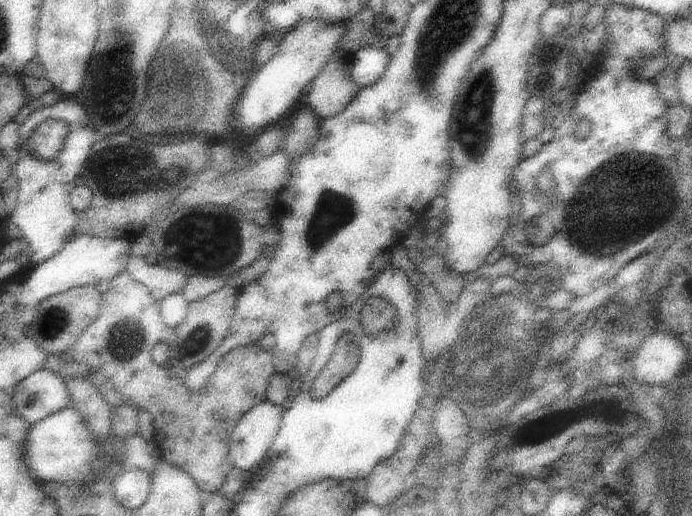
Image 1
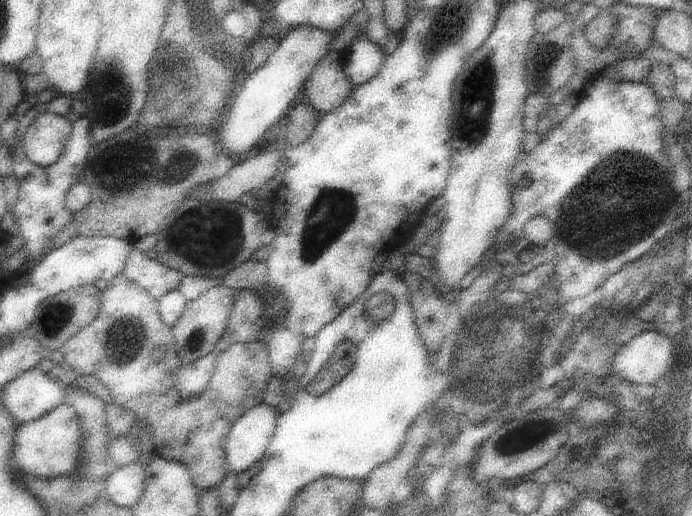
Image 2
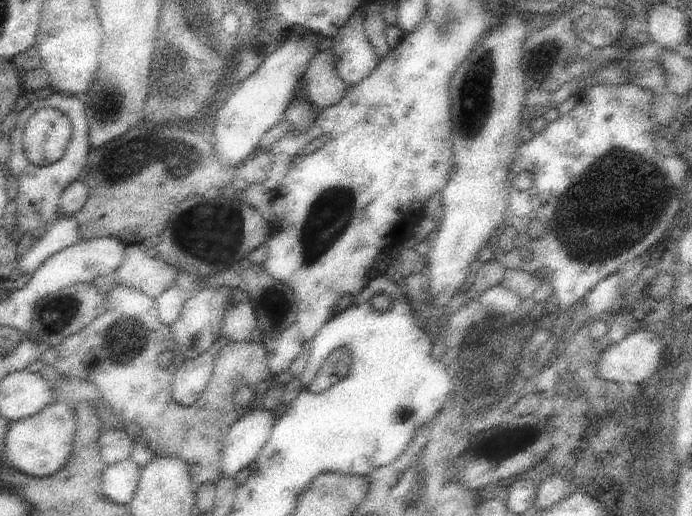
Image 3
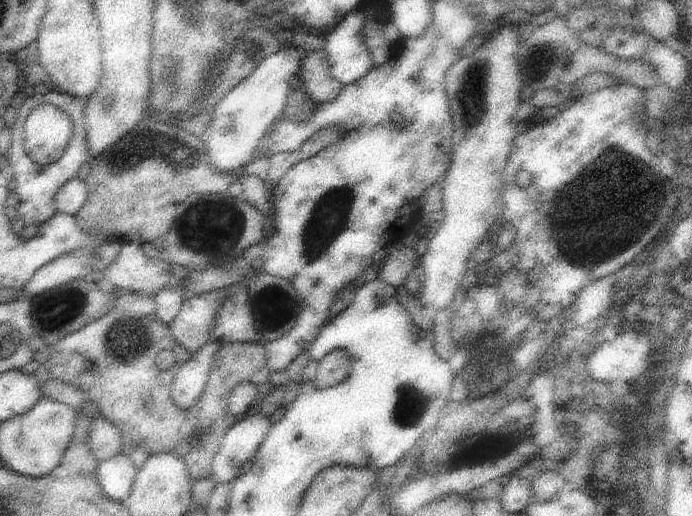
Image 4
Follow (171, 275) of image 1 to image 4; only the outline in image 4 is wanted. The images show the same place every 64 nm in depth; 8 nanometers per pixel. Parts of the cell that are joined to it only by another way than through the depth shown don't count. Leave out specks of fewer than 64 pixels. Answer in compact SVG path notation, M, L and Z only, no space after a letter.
M121 242L117 258L101 270L99 280L107 280L115 290L131 292L137 296L155 298L169 286L169 264L163 258L151 260L143 254L141 244Z

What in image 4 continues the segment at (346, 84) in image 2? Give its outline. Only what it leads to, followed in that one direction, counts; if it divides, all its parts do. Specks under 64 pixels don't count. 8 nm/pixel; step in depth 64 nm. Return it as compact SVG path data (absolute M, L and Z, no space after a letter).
M319 46L317 50L309 50L301 62L299 86L309 94L309 100L317 106L321 102L331 102L339 90L343 88L331 74L327 66L325 50Z

